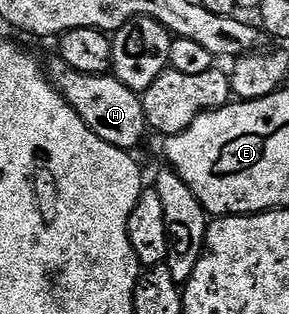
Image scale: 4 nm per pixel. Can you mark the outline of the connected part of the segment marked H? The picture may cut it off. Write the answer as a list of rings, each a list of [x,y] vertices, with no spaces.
[[[51,57],[50,63],[45,63],[44,69],[50,79],[50,83],[62,94],[63,100],[108,144],[112,144],[121,150],[137,151],[142,137],[148,134],[146,117],[144,116],[144,104],[139,91],[125,86],[119,78],[110,74],[81,74],[76,72],[62,58]]]

